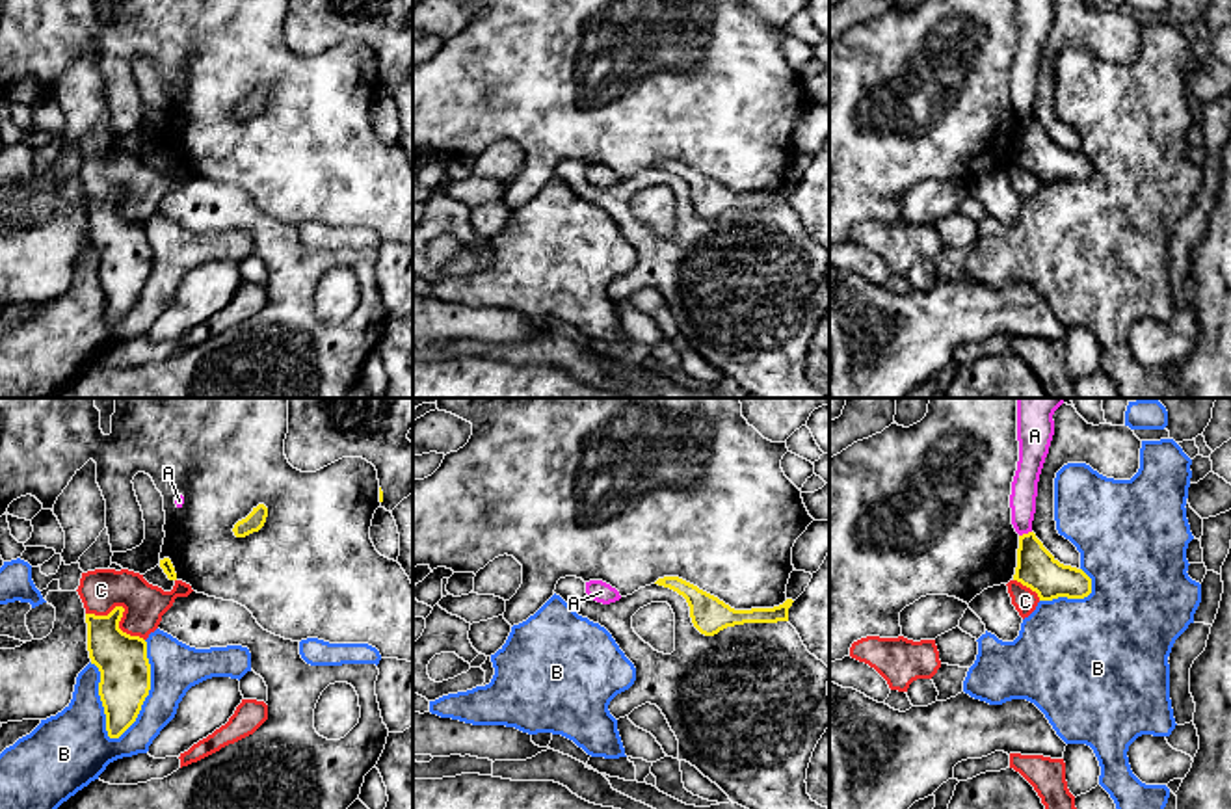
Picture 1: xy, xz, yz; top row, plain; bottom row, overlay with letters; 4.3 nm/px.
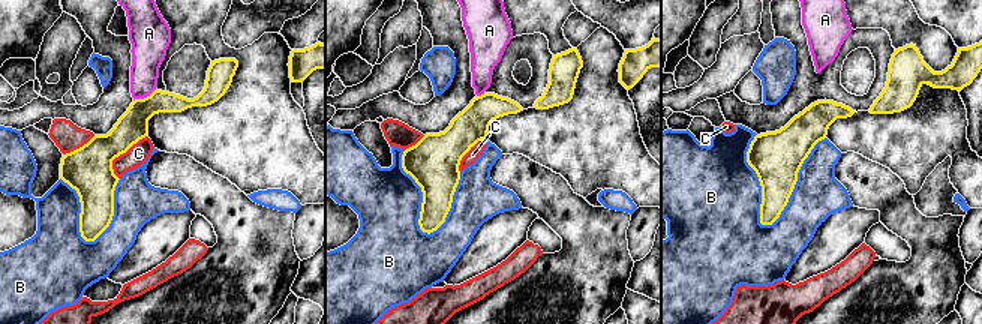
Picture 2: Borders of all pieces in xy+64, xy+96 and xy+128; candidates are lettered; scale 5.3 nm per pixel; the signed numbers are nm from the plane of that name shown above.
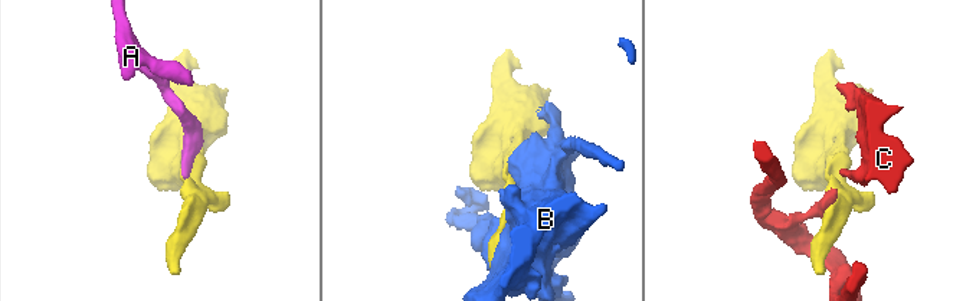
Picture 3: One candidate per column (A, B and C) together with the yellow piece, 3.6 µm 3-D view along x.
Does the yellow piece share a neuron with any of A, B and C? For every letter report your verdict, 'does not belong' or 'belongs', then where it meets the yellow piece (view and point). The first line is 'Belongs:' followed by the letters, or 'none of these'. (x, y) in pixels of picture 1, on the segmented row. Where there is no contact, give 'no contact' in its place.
Belongs: none of these
A: does not belong | yz (1025, 534)
B: does not belong | xy (147, 692)
C: does not belong | xy (123, 610)

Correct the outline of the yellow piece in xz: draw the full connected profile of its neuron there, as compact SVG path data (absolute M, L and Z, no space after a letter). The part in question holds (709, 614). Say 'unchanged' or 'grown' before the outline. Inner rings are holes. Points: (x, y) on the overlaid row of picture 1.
unchanged | M664 577L655 584L669 588L686 599L692 623L705 636L714 636L727 627L744 623L788 621L788 608L794 603L792 599L787 599L783 604L774 608L735 610L718 597L679 577Z

